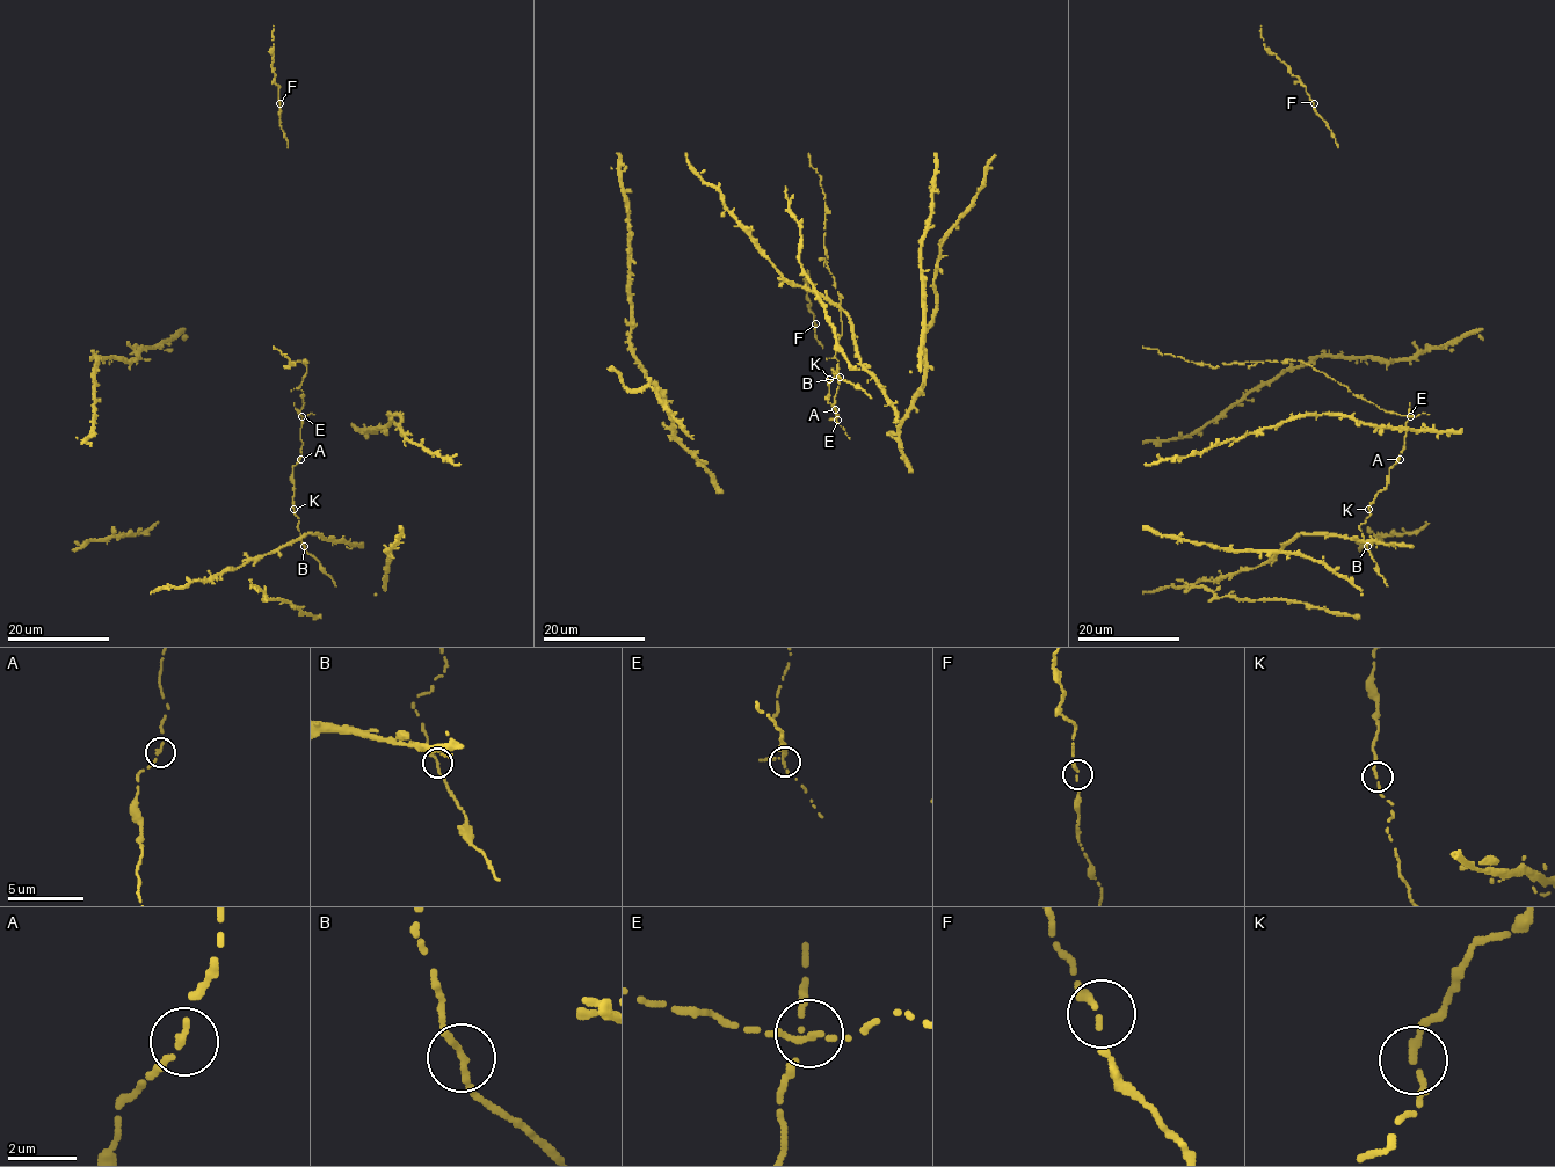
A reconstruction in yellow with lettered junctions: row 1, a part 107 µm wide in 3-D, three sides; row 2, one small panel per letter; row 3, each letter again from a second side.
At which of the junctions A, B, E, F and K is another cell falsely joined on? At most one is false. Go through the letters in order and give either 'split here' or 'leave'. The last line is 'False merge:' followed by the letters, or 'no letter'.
A: leave
B: leave
E: split here
F: leave
K: leave
False merge: E

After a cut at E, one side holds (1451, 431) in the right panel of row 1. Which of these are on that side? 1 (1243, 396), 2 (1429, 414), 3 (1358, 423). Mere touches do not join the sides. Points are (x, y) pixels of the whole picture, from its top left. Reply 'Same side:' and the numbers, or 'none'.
Same side: 1, 3

